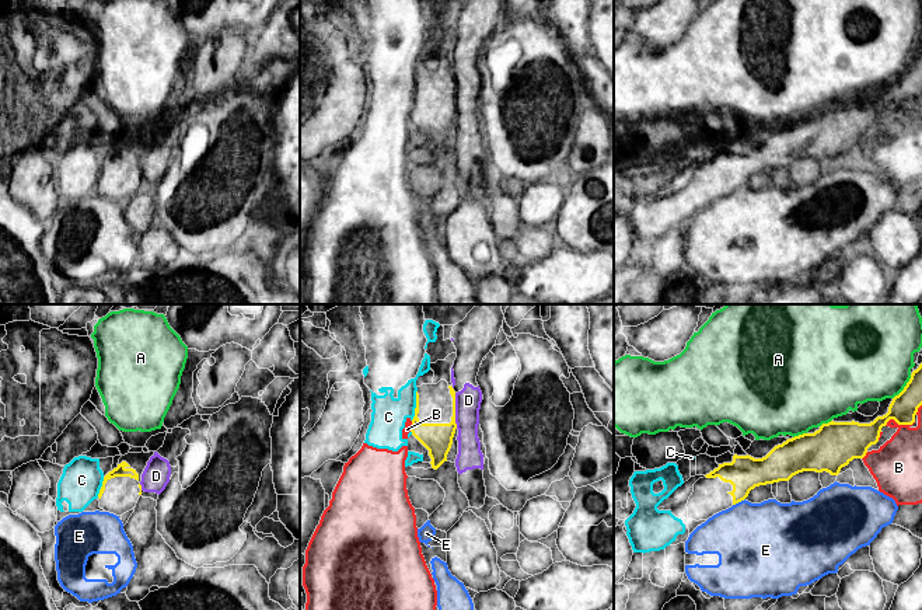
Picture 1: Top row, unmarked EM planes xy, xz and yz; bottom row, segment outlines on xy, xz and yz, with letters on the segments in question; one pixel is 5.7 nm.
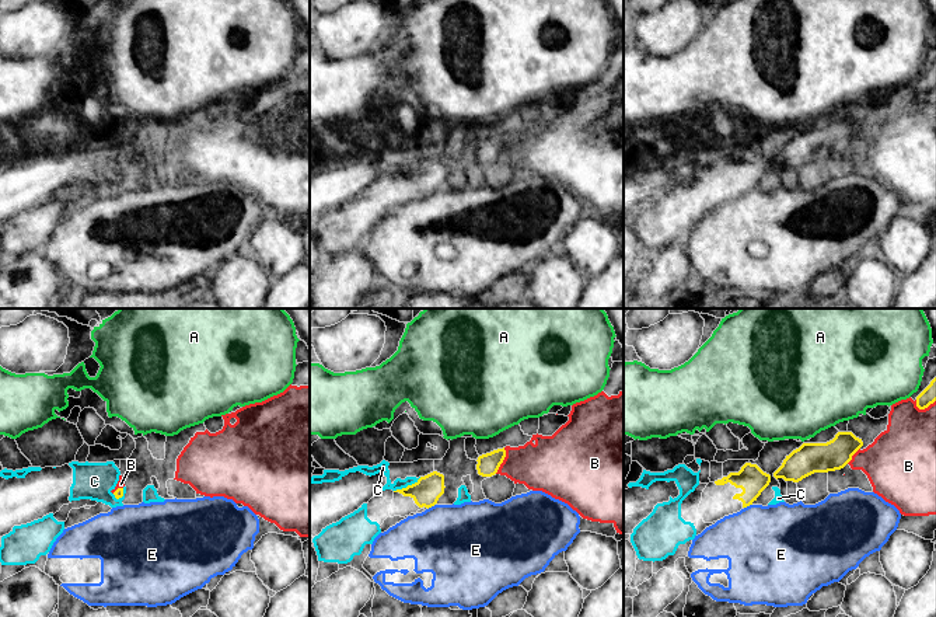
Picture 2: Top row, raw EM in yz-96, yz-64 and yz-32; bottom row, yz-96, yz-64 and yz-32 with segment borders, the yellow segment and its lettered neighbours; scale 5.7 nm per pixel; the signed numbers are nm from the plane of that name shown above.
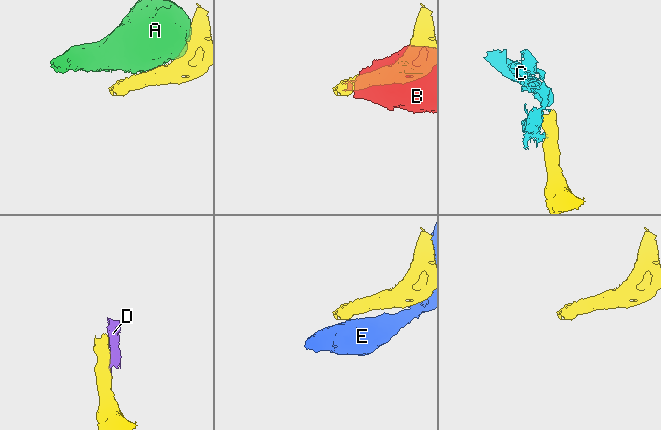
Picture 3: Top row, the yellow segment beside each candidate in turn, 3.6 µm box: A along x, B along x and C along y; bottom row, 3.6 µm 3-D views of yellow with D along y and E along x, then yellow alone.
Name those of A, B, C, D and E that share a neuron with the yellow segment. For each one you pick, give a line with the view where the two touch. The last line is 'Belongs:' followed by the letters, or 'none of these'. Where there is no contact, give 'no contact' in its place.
C: xz
Belongs: C

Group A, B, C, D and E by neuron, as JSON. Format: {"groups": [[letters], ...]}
{"groups": [["A"], ["B"], ["C"], ["D"], ["E"]]}

